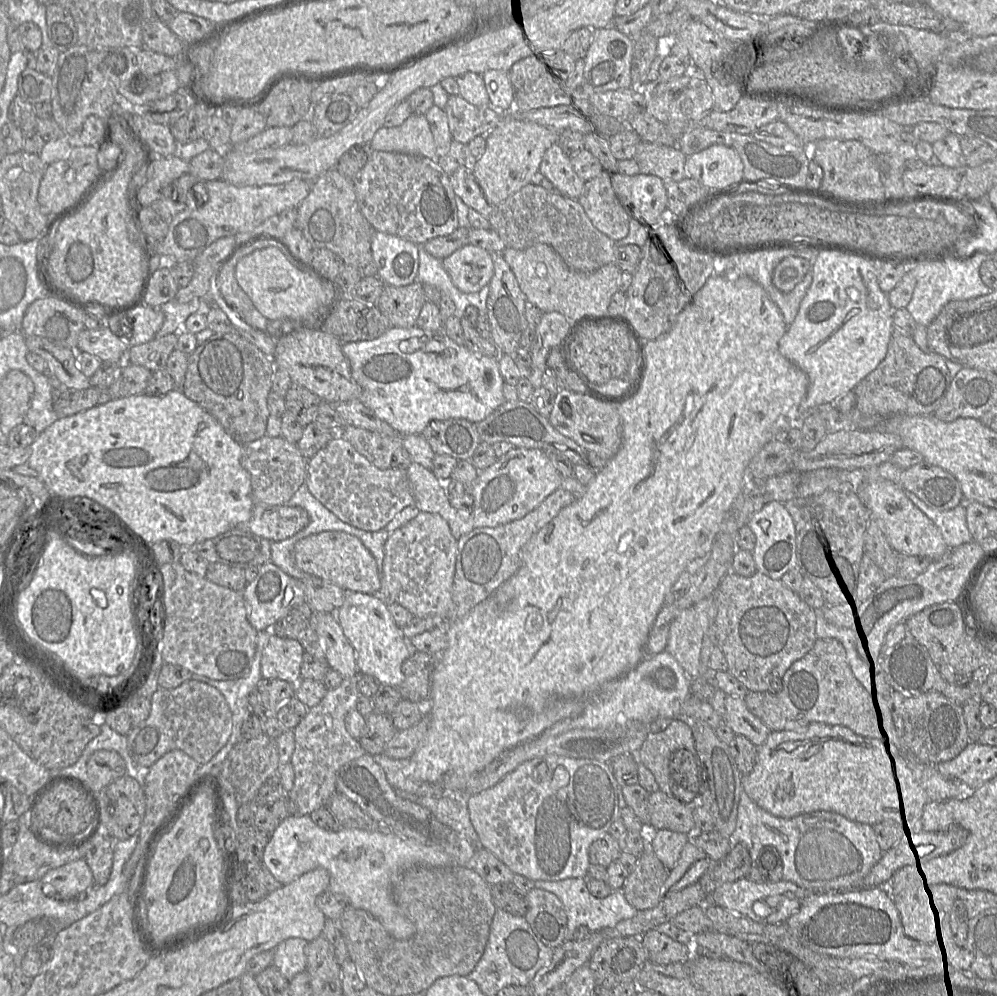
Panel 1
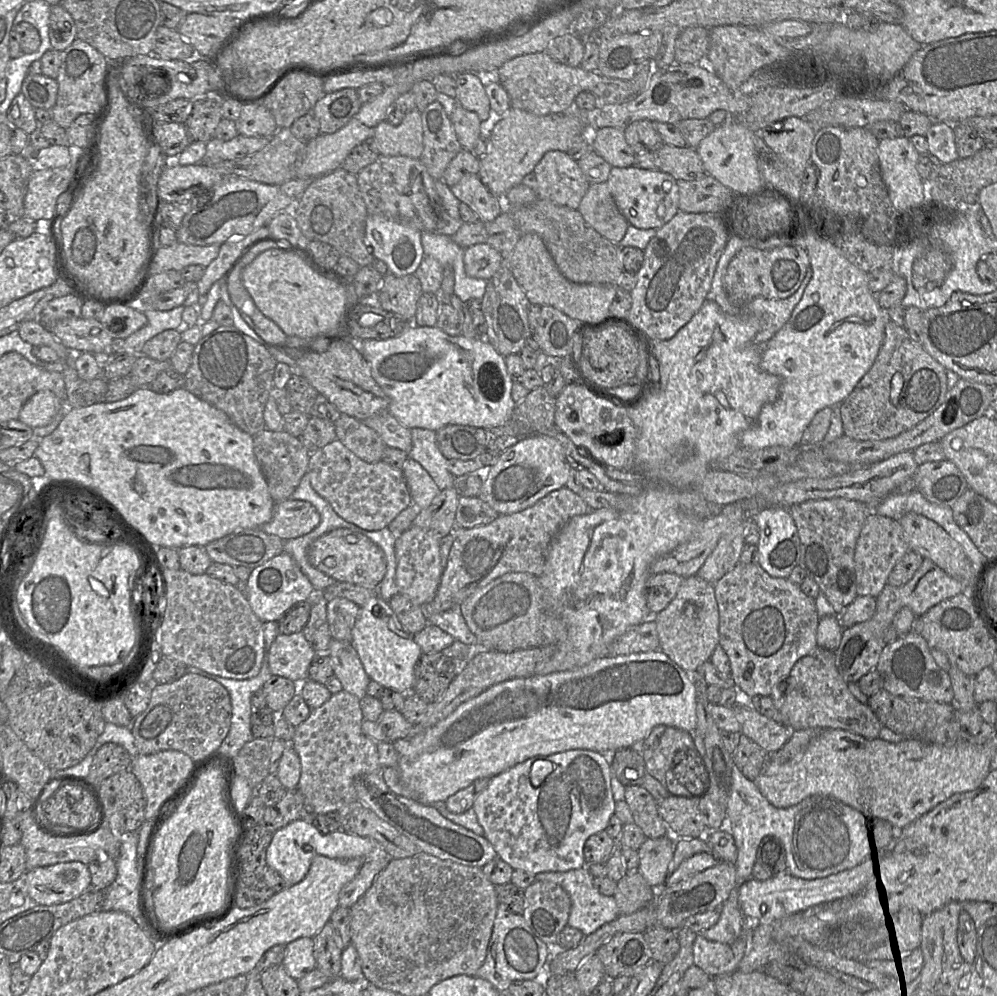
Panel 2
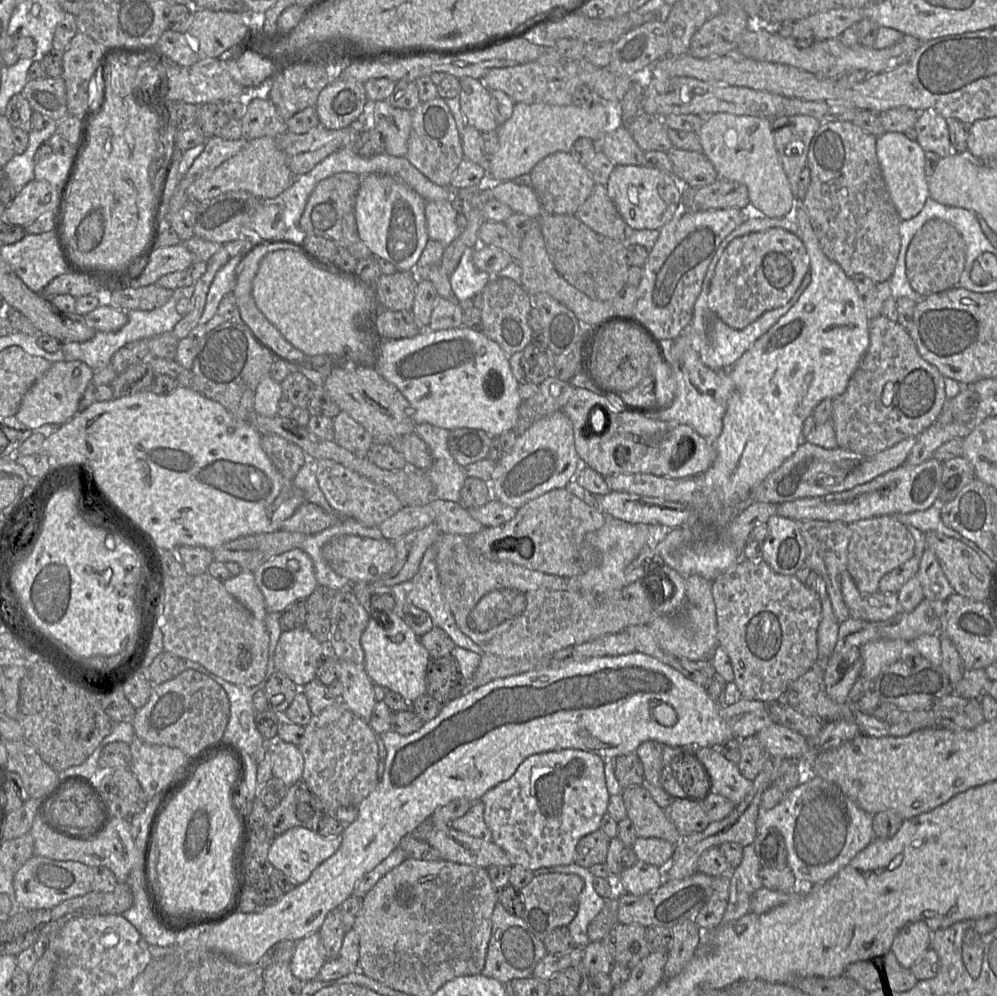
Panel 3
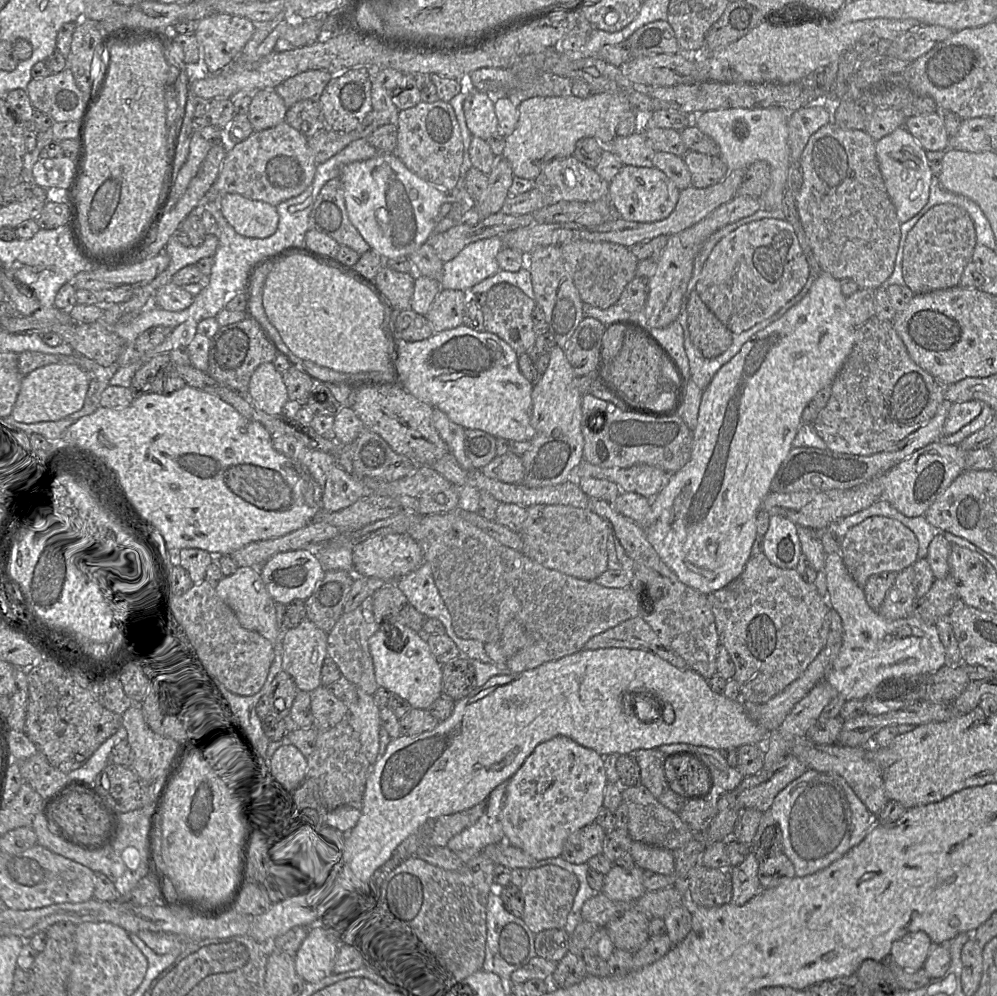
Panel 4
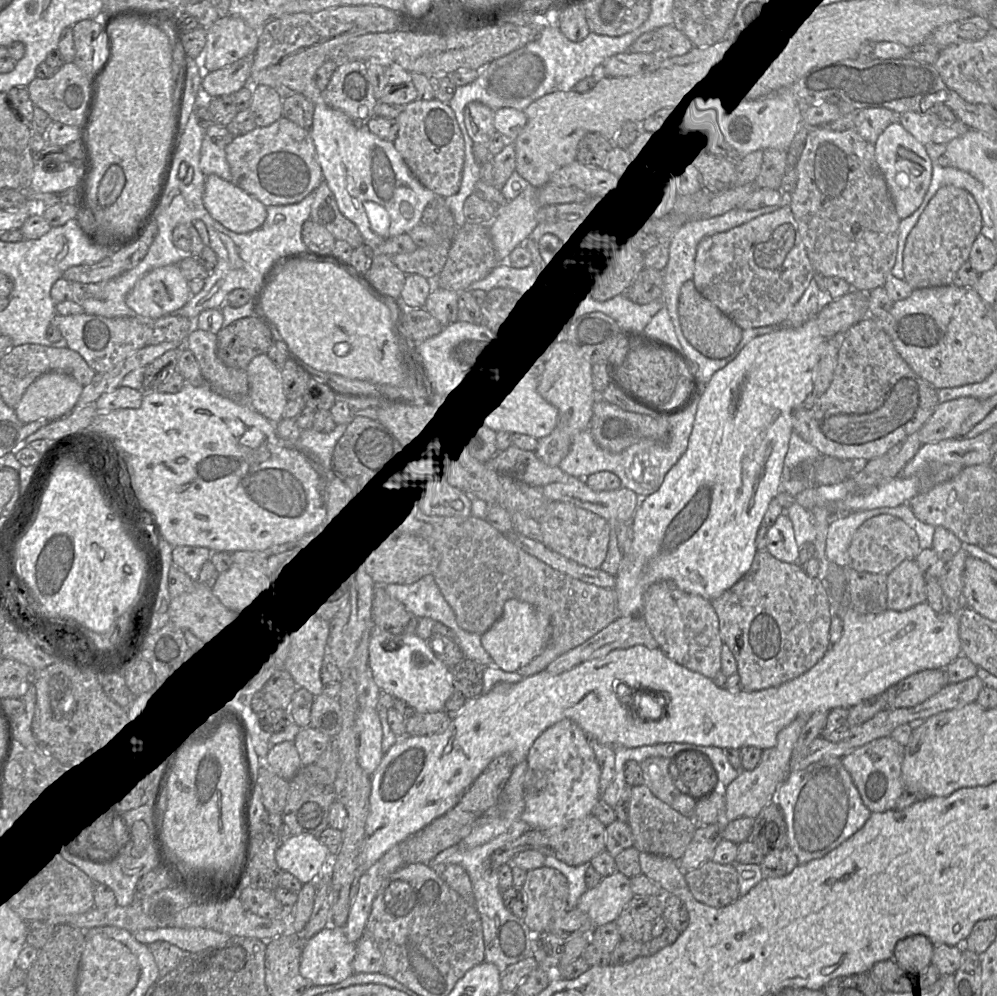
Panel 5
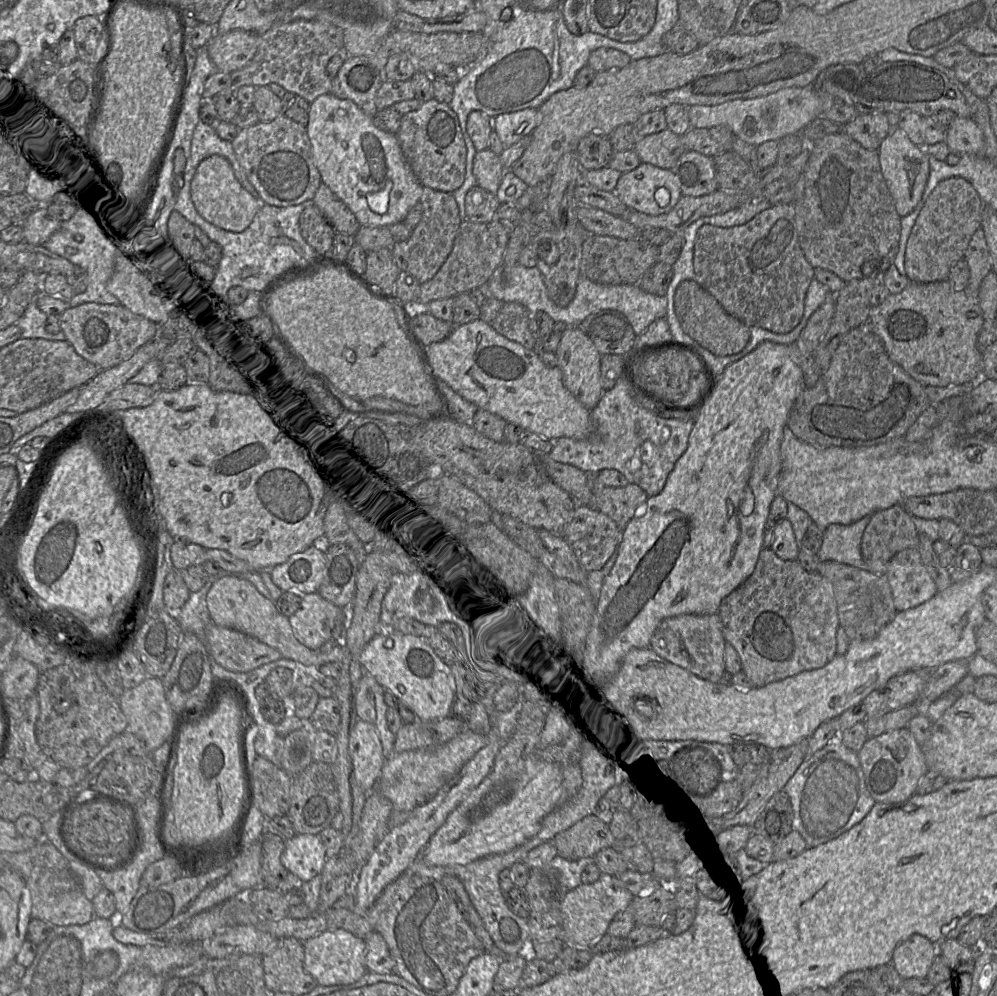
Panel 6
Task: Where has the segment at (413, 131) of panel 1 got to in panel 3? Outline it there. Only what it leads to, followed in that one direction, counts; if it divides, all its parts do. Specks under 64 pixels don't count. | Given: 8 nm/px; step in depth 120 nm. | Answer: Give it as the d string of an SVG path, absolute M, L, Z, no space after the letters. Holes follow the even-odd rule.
M387 100L373 105L372 126L384 137L385 153L405 157L412 123L412 112L395 108Z

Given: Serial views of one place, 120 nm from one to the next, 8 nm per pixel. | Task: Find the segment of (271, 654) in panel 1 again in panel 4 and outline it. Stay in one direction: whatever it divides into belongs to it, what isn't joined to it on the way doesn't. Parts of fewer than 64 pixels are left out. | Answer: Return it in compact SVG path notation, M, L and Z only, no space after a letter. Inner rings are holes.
M308 618L285 631L282 641L282 670L294 680L297 689L311 692L321 685L321 669L327 654L327 633Z

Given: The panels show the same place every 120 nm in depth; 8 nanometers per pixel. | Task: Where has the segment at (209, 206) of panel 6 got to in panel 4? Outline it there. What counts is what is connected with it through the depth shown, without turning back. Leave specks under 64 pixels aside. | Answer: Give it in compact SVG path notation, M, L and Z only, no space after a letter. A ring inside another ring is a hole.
M229 193L220 198L219 205L227 223L239 235L263 239L277 230L278 212L276 207L266 202Z

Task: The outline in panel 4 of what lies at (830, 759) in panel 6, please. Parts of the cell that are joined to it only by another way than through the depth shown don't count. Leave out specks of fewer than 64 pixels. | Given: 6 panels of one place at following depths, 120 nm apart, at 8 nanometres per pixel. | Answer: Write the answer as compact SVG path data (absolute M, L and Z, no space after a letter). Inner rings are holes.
M808 769L780 791L768 810L781 828L783 853L791 860L798 877L813 874L840 859L861 842L876 822L875 815L867 809L843 777L813 769Z

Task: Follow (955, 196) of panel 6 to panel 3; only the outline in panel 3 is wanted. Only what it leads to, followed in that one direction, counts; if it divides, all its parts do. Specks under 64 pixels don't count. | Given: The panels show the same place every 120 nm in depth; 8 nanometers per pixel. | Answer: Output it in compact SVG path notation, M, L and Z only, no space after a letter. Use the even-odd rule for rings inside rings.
M941 220L927 222L911 240L906 254L906 275L918 294L928 296L956 287L965 260L965 244L960 234Z

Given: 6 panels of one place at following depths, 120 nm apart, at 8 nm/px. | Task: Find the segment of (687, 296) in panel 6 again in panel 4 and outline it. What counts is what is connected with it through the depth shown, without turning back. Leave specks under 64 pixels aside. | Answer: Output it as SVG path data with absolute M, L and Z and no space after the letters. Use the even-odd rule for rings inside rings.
M693 290L687 302L687 324L693 346L707 359L723 354L732 343L733 333Z

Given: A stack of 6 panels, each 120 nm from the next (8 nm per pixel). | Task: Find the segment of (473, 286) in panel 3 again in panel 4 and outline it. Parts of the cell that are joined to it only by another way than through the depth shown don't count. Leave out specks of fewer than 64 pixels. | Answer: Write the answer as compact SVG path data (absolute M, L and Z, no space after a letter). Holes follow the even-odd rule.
M500 236L470 243L443 264L441 288L469 292L473 286L501 270L496 256L503 248Z

